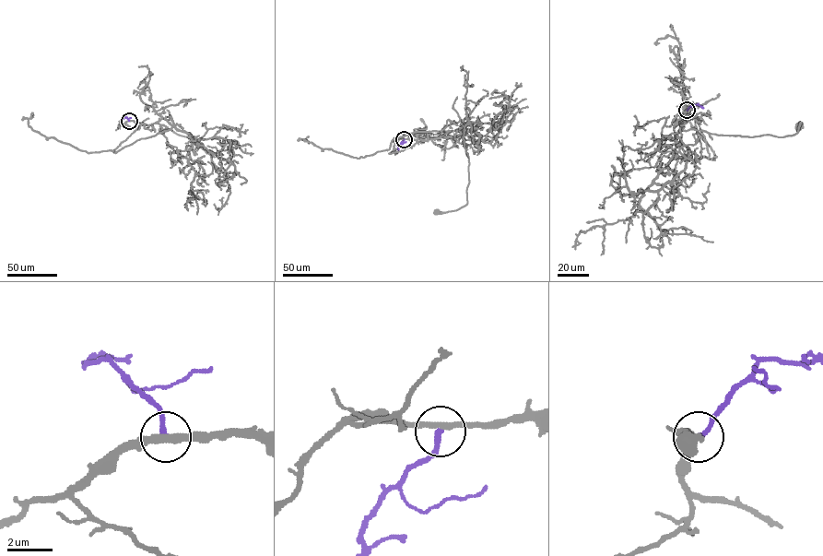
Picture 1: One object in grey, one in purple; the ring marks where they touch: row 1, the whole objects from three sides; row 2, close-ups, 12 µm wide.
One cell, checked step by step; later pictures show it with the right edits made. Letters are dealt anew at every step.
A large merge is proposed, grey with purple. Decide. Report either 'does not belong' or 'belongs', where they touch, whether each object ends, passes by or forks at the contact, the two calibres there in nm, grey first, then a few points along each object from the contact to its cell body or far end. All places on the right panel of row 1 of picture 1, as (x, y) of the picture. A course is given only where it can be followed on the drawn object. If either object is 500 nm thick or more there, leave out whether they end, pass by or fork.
belongs; at (687, 110); grey passes by; purple ends there; 280 nm thick on the grey side, 220 nm on the other; grey runs (687, 110), (688, 117), (685, 107), (682, 130), (778, 136), (796, 134), (800, 123), (800, 126); purple runs (687, 110), (691, 105), (703, 108)

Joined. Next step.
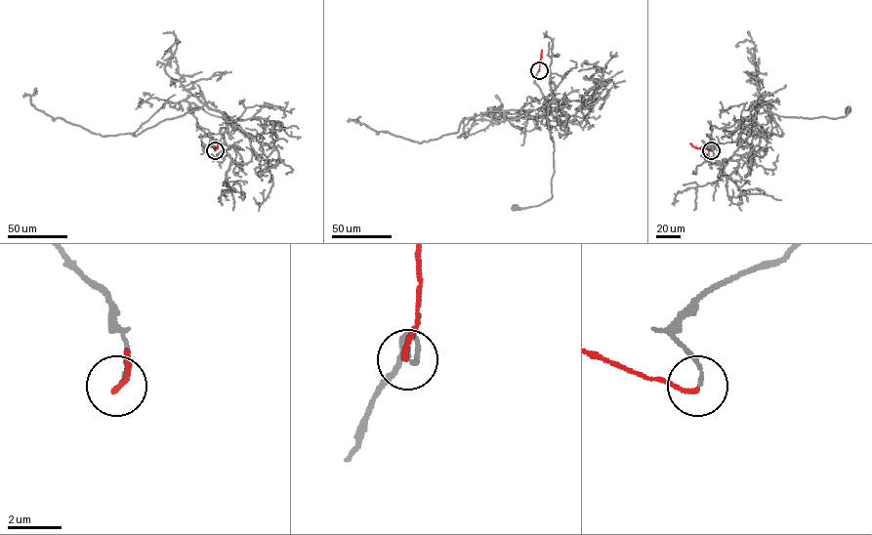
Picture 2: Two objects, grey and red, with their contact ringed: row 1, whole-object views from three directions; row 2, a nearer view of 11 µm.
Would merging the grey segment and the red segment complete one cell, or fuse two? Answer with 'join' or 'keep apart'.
join

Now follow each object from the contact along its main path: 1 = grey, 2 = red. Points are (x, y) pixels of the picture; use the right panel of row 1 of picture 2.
1: (711, 150), (716, 144), (743, 143), (752, 133), (756, 113), (831, 118), (846, 115), (849, 110)
2: (711, 150), (690, 144)

